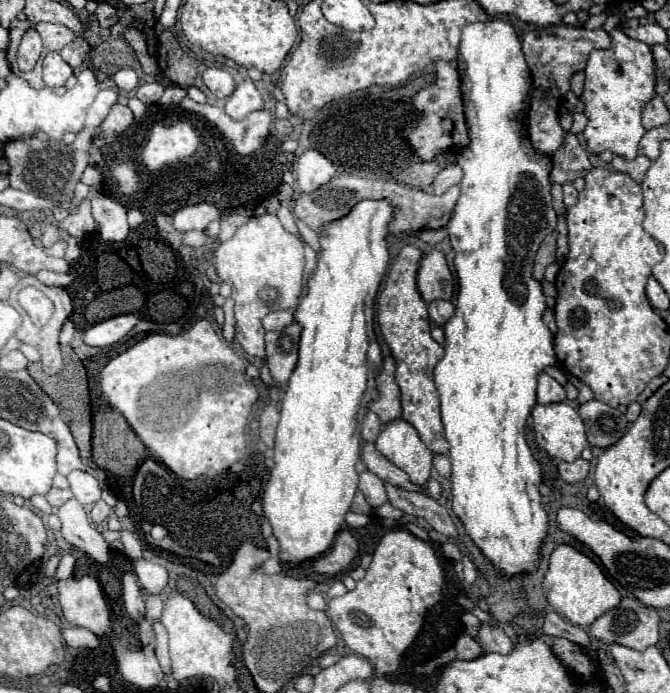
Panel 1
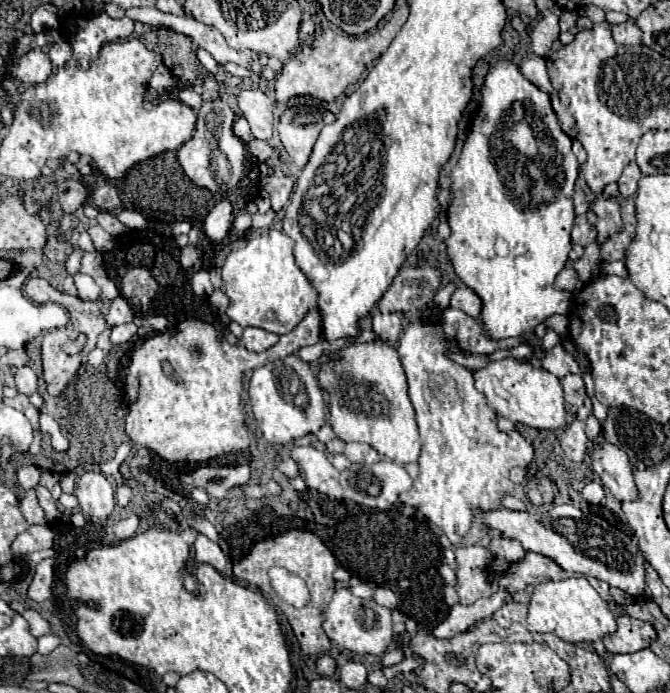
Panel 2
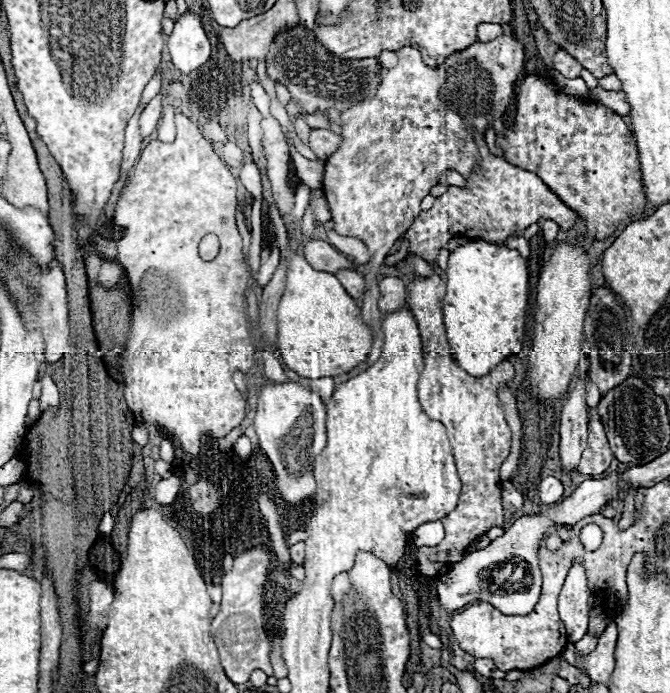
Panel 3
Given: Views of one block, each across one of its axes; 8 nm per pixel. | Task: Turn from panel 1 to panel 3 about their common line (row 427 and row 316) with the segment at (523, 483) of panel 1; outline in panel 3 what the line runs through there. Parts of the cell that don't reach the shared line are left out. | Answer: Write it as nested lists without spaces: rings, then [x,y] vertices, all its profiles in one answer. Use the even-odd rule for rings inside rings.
[[[470,240],[458,246],[446,268],[446,296],[442,300],[450,352],[470,376],[482,376],[523,348],[528,304],[526,260],[506,246]]]

